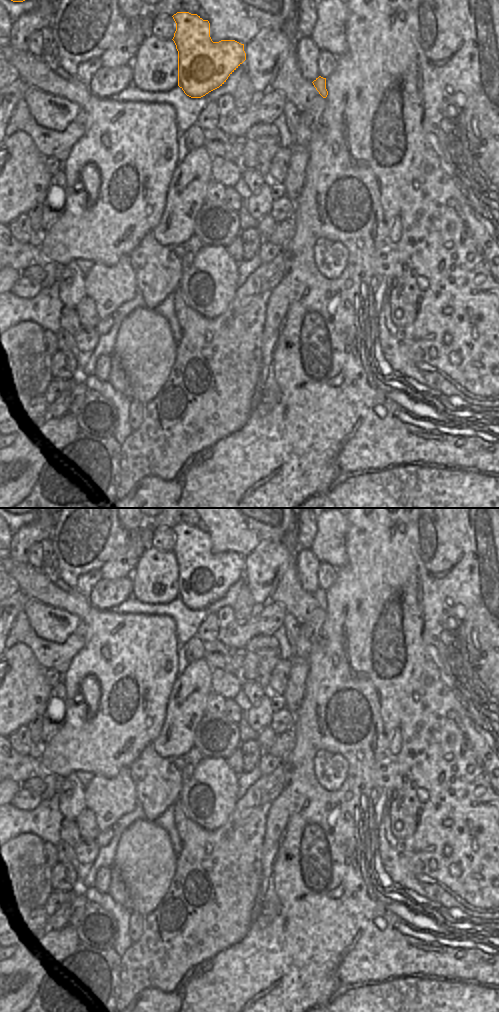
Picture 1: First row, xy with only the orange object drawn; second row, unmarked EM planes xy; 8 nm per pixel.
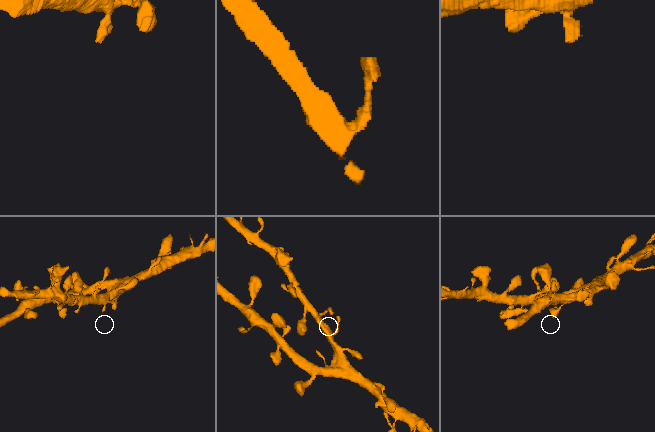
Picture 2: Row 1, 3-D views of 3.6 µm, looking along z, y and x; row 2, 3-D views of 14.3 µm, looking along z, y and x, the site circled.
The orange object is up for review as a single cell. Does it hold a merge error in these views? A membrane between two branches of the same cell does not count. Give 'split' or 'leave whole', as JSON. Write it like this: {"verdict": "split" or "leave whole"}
{"verdict": "leave whole"}

